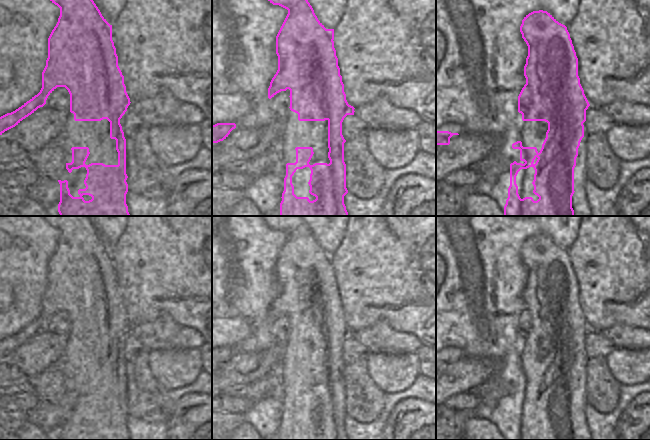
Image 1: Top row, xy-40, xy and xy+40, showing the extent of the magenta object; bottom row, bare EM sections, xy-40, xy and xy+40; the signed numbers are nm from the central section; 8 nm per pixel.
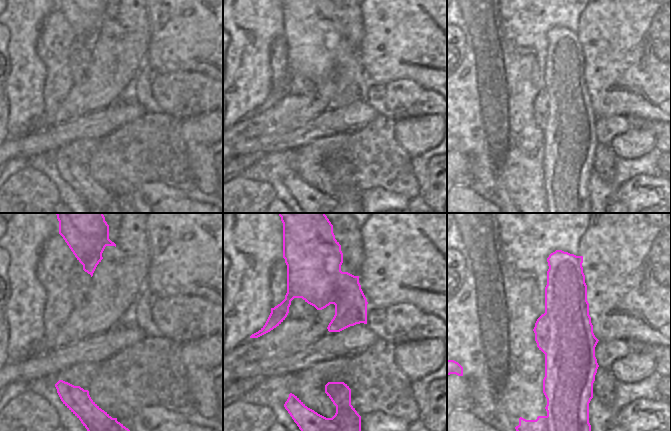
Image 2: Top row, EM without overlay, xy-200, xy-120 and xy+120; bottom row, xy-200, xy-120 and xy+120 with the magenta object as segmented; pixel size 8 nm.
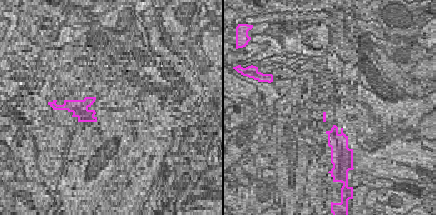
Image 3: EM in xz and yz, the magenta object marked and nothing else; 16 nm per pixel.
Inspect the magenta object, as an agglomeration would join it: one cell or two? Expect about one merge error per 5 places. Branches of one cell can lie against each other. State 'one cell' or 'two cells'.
one cell

